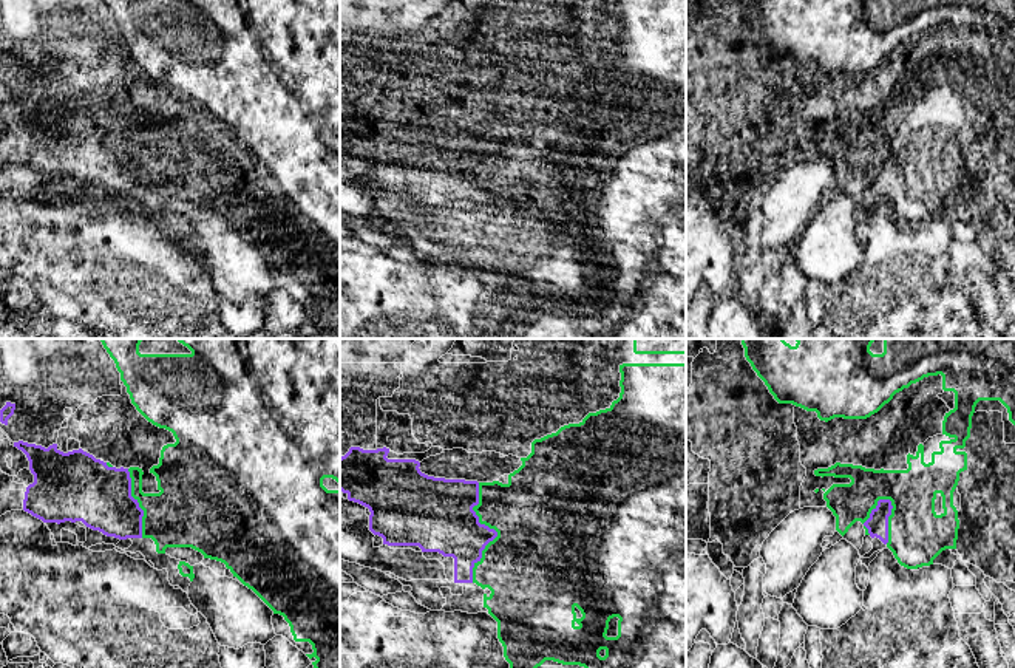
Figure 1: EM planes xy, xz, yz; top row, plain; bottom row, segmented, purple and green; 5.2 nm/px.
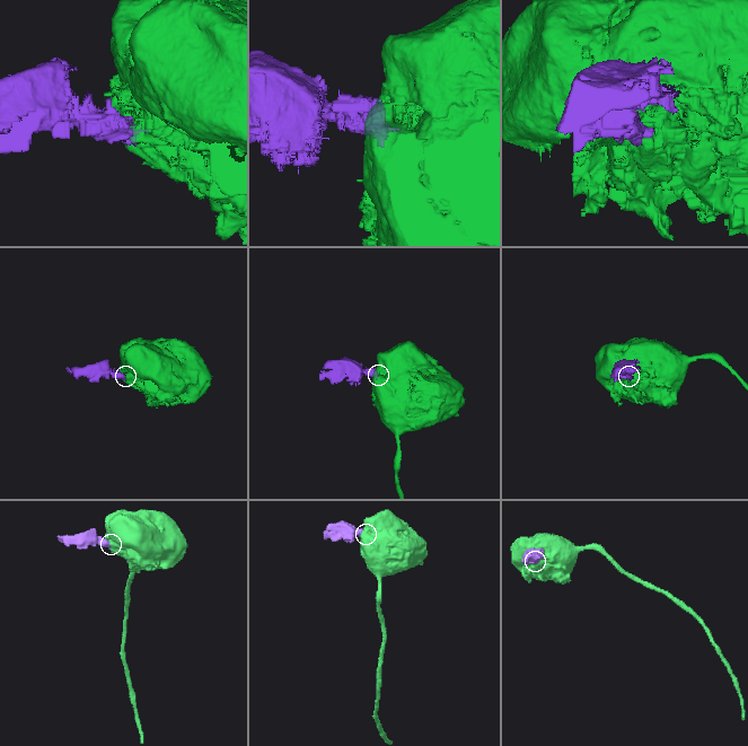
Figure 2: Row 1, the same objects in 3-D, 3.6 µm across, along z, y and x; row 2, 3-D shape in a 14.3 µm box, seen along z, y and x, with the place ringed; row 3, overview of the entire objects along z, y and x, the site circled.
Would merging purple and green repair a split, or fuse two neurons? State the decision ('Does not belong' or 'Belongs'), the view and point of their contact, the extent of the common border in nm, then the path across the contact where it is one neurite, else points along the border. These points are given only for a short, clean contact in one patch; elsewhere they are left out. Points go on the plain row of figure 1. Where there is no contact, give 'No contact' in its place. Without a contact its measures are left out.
Does not belong. Touches purple at xz (493, 183). Shared border 500 nm

